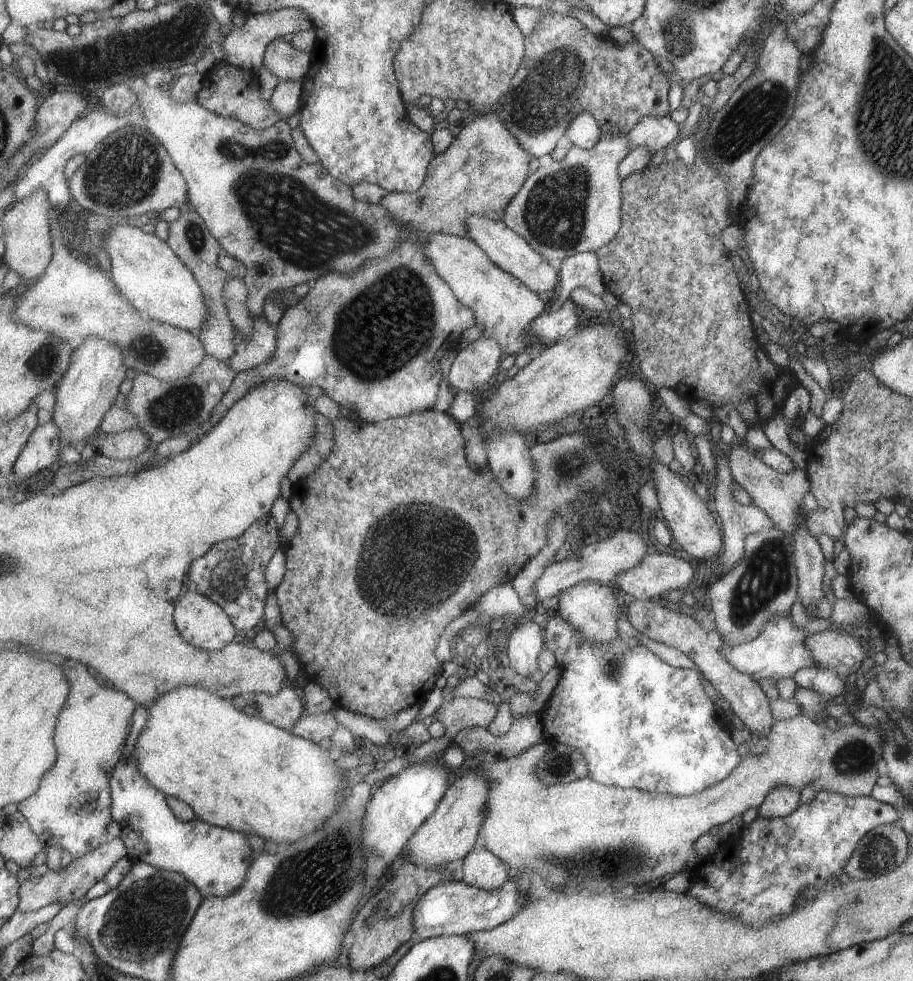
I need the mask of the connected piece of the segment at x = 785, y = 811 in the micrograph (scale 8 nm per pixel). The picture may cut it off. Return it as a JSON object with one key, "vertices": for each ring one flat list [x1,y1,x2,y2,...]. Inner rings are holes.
{"vertices":[[775,788,767,794,763,804,757,808,757,818,763,820,777,820,791,816,801,806,799,790,791,788]]}

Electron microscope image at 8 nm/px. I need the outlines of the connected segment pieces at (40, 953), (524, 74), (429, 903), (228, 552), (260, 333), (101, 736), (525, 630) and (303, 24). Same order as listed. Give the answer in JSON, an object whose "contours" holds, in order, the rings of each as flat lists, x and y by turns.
{"contours":[[[121,858,113,864,113,868,105,874,103,880,99,880,87,894,85,898,77,900,77,902,71,902,67,904,65,908,61,908,61,912,49,922,47,930,43,934,39,934,39,938,33,938,33,944,31,944,31,956,35,958,43,958,43,956,49,956,51,952,55,952,55,934,61,930,61,928,71,928,75,924,75,916,79,912,79,908,91,900,97,900,105,894,109,894,111,890,119,888,119,884,127,878,127,874,131,872,131,866,133,862,129,858]],[[551,12,541,18,535,32,527,36,527,56,523,58,523,66,515,74,513,86,507,96,503,96,497,112,503,116,503,124,507,124,507,130,523,144,523,148,531,152,533,158,541,158,557,148,557,142,569,132,579,114,591,114,603,136,625,136,641,118,667,116,669,86,667,76,661,74,655,58,641,44,627,42,619,46,605,36,591,34,577,18]],[[459,878,455,882,439,884,419,900,419,906,415,908,415,928,423,942,439,936,469,936,475,932,491,932,509,920,515,920,525,908,531,908,531,904,535,904,535,898,519,884,519,880,507,880,501,888,489,892,475,888]],[[273,516,261,518,241,538,225,540,211,548,203,558,195,560,195,564,191,566,189,580,197,586,199,594,209,596,211,602,217,602,225,608,239,632,247,632,255,628,265,616,267,596,271,594,267,568,283,546,287,544,279,534,279,520,275,520]],[[263,314,255,318,255,340,245,342,241,336,237,336,237,354,229,362,237,372,247,372,261,364,269,364,279,352,279,328,273,326]],[[61,660,65,674,71,678,71,696,59,716,59,726,57,726,57,738,55,738,55,746,59,752,59,760,55,764,55,768,51,768,51,772,43,778,41,790,23,800,21,804,17,804,19,812,25,814,25,818,29,820,31,828,35,830,35,834,39,836,39,840,49,846,61,846,65,848,73,858,85,856,93,850,97,850,103,842,107,842,107,826,113,820,111,816,111,780,113,780,113,772,115,766,119,766,119,762,125,758,123,756,123,748,131,730,131,718,133,712,137,710,137,702,127,694,107,686,101,686,81,662,75,660]],[[523,622,511,632,509,642,509,662,511,668,525,678,531,678,539,670,539,656,543,650,547,650,545,630,539,628,535,622]],[[285,8,285,10,277,10,277,12,249,16,247,24,241,28,233,28,233,32,227,36,227,42,221,46,233,66,259,74,259,70,265,66,267,48,271,46,271,42,275,42,279,38,291,40,291,36,301,34,301,32,317,32,317,24,315,24,313,16,303,8]]]}

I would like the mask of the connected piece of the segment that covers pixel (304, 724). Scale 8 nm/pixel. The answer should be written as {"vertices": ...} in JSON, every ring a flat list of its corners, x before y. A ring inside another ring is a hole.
{"vertices":[[321,712,317,716,309,716,305,714,301,718,301,722,297,724,297,728,293,730,293,734,297,736,303,736,311,742,317,742,317,744,325,744,335,736,335,732,339,730,339,722,335,720,335,716,331,712]]}

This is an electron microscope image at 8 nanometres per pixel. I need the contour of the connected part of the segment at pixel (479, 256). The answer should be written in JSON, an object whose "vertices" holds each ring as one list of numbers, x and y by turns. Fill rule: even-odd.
{"vertices":[[437,234,429,240,425,250,427,256,433,260,437,272,441,274,441,280,449,282,457,298,475,312,475,326,483,326,485,338,497,340,505,356,517,356,527,346,541,342,541,338,535,336,533,328,535,320,549,312,545,296,533,292,521,278,499,268,499,264,491,260,489,252,485,252,473,238]]}

